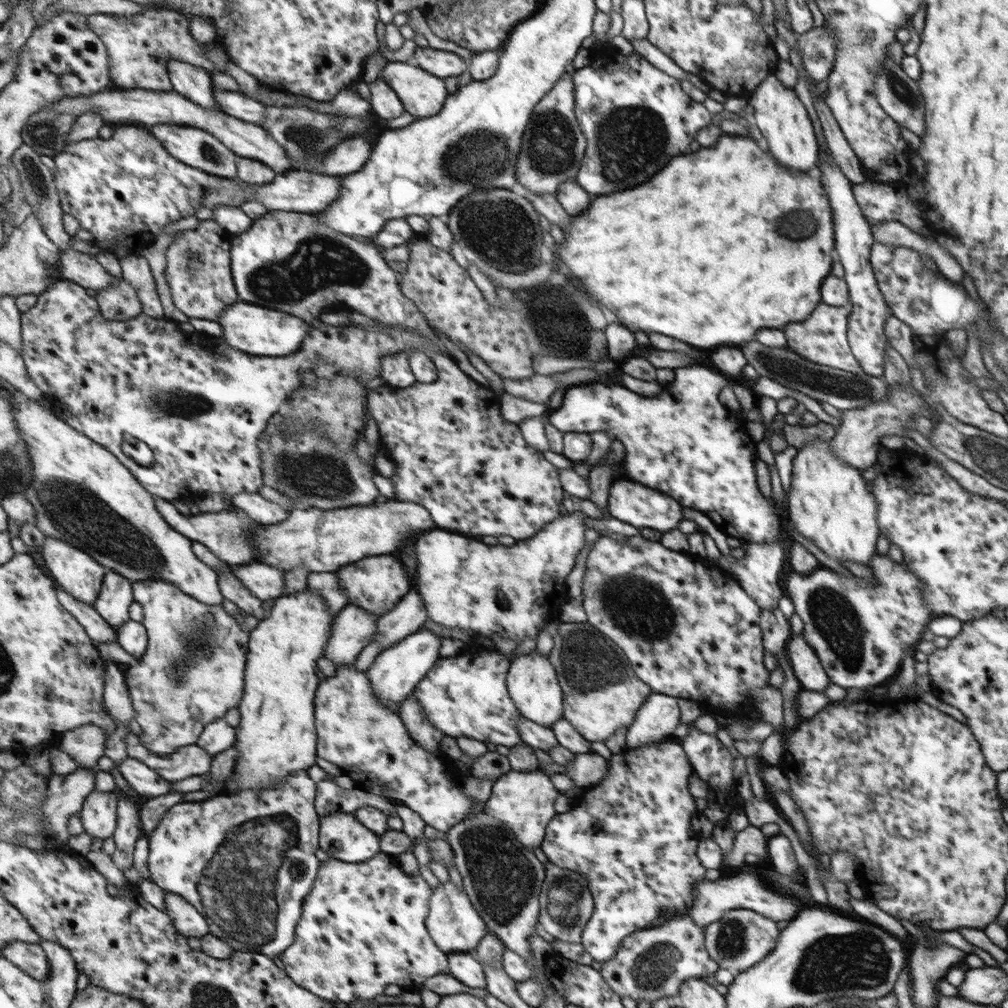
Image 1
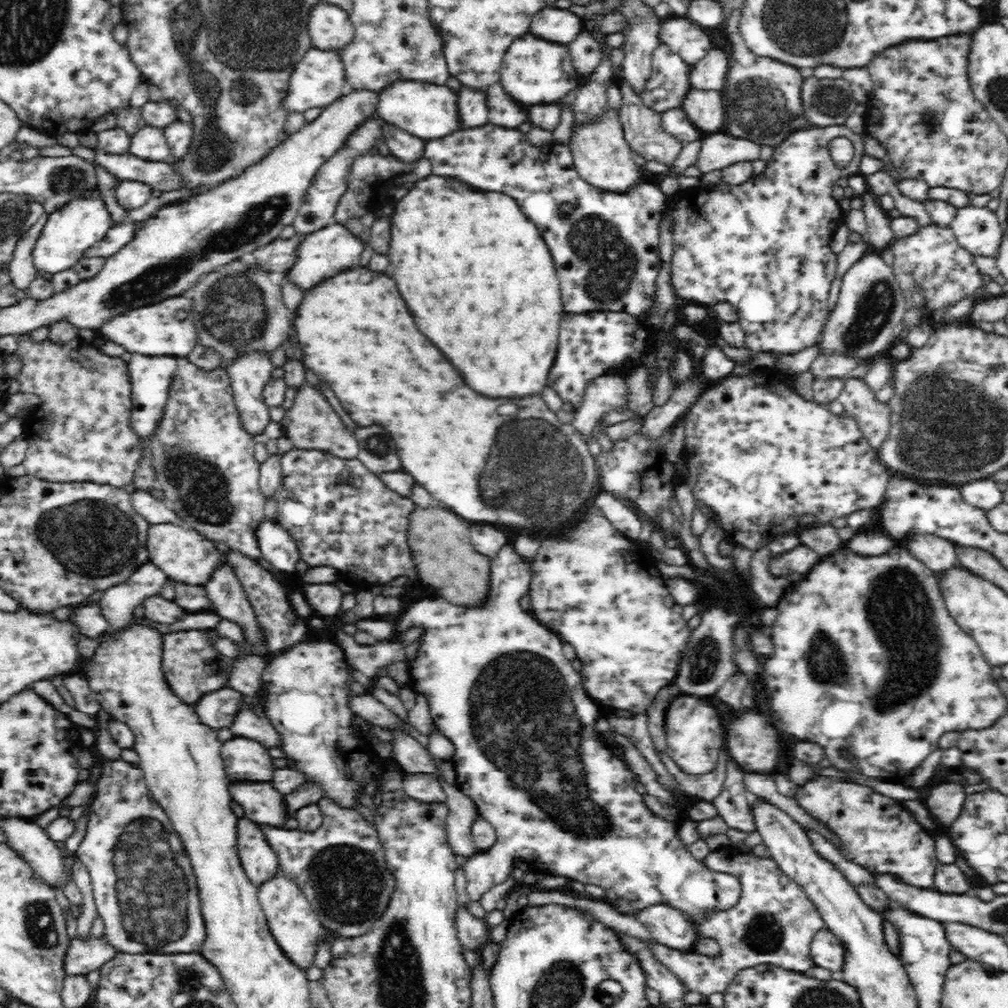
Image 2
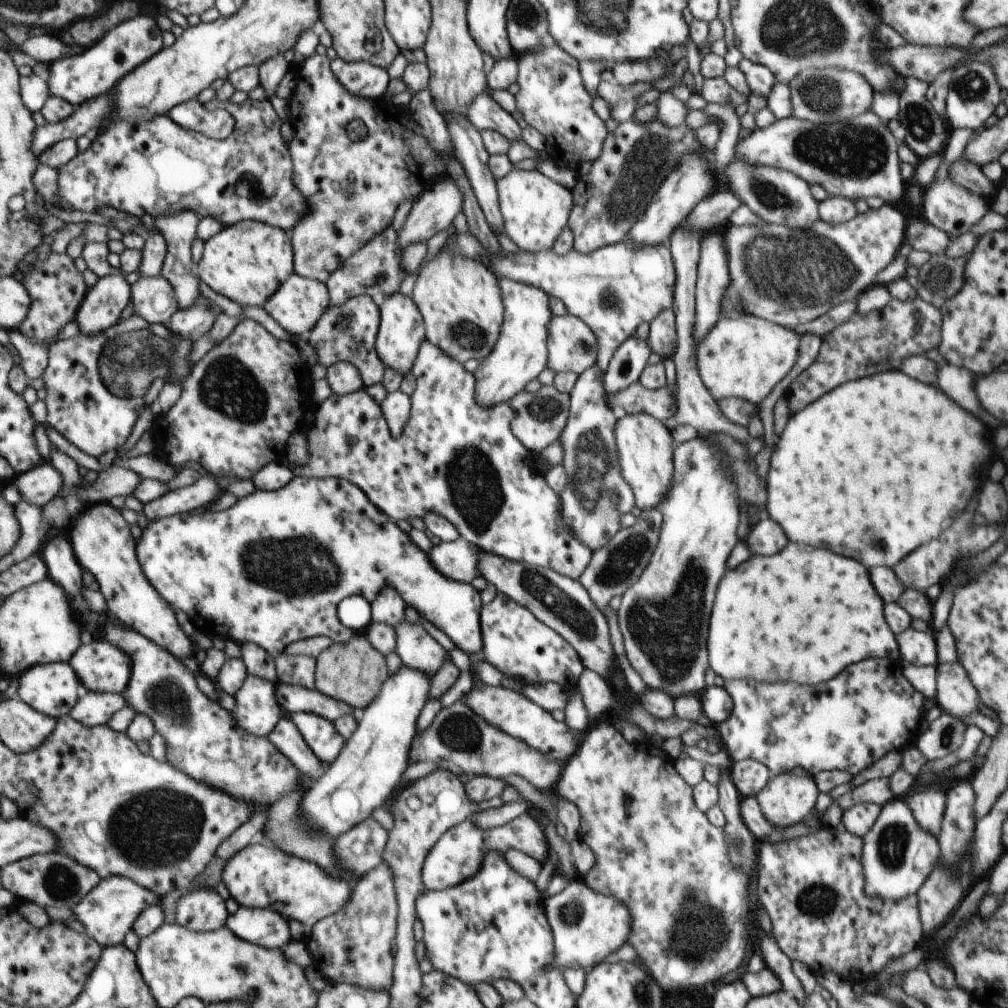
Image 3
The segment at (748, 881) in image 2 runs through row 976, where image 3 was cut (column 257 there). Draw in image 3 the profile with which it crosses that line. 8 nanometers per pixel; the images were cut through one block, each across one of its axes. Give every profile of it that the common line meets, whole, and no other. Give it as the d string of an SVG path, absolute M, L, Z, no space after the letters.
M250 674L244 682L244 688L236 692L238 706L232 712L236 724L248 734L270 737L279 726L284 708L279 702L279 686L271 679Z

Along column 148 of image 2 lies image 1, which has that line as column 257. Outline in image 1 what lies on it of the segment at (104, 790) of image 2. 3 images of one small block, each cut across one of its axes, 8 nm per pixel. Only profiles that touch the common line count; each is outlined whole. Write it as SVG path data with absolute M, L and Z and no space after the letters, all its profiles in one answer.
M303 770L298 776L289 776L283 778L282 782L273 784L273 786L263 786L256 791L255 787L249 787L247 790L241 790L240 794L227 792L219 796L213 796L204 801L188 801L177 804L169 810L160 826L151 833L150 857L148 859L148 868L152 874L152 880L156 881L162 888L174 894L182 894L199 911L206 915L211 923L211 933L225 939L236 951L255 951L258 954L267 954L270 958L283 958L283 954L295 944L297 939L297 929L300 921L303 920L303 912L308 896L311 896L316 879L319 877L320 869L324 862L318 858L318 850L321 846L320 826L322 818L317 806L317 794L319 793L319 783L310 778L307 770Z

